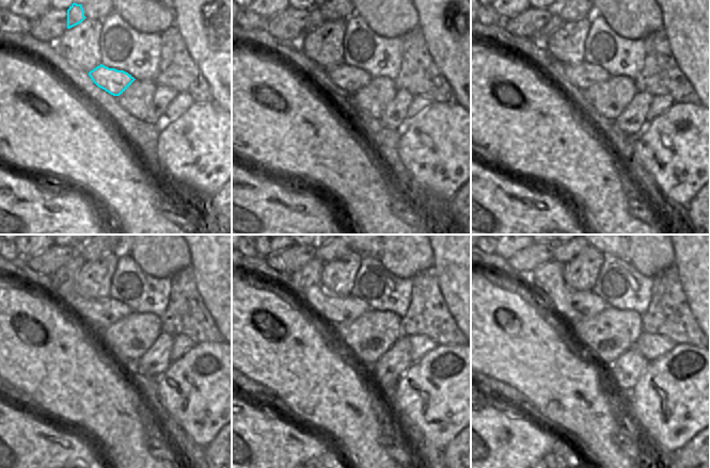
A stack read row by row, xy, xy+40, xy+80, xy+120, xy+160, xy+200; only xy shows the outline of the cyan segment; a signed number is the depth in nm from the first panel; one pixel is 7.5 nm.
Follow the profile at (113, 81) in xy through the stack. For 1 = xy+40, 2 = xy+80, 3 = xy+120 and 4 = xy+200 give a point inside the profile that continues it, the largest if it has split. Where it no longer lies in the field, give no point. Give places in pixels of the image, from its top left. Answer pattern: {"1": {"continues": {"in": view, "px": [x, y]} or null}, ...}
{"1": {"continues": {"in": "xy+40", "px": [350, 79]}}, "2": {"continues": {"in": "xy+80", "px": [583, 76]}}, "3": {"continues": {"in": "xy+120", "px": [97, 312]}}, "4": {"continues": {"in": "xy+200", "px": [572, 305]}}}

